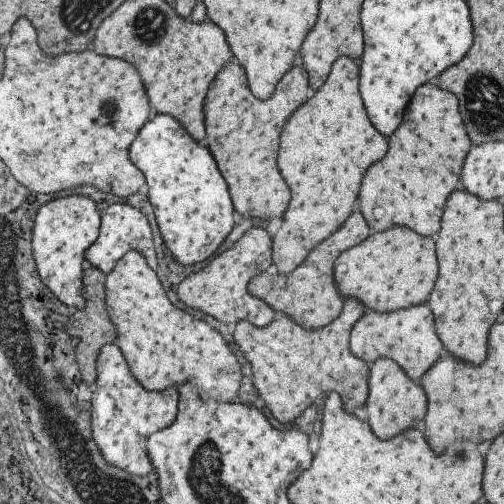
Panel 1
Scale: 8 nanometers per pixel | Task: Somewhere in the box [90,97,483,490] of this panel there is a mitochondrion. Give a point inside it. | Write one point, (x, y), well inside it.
(462, 454)

